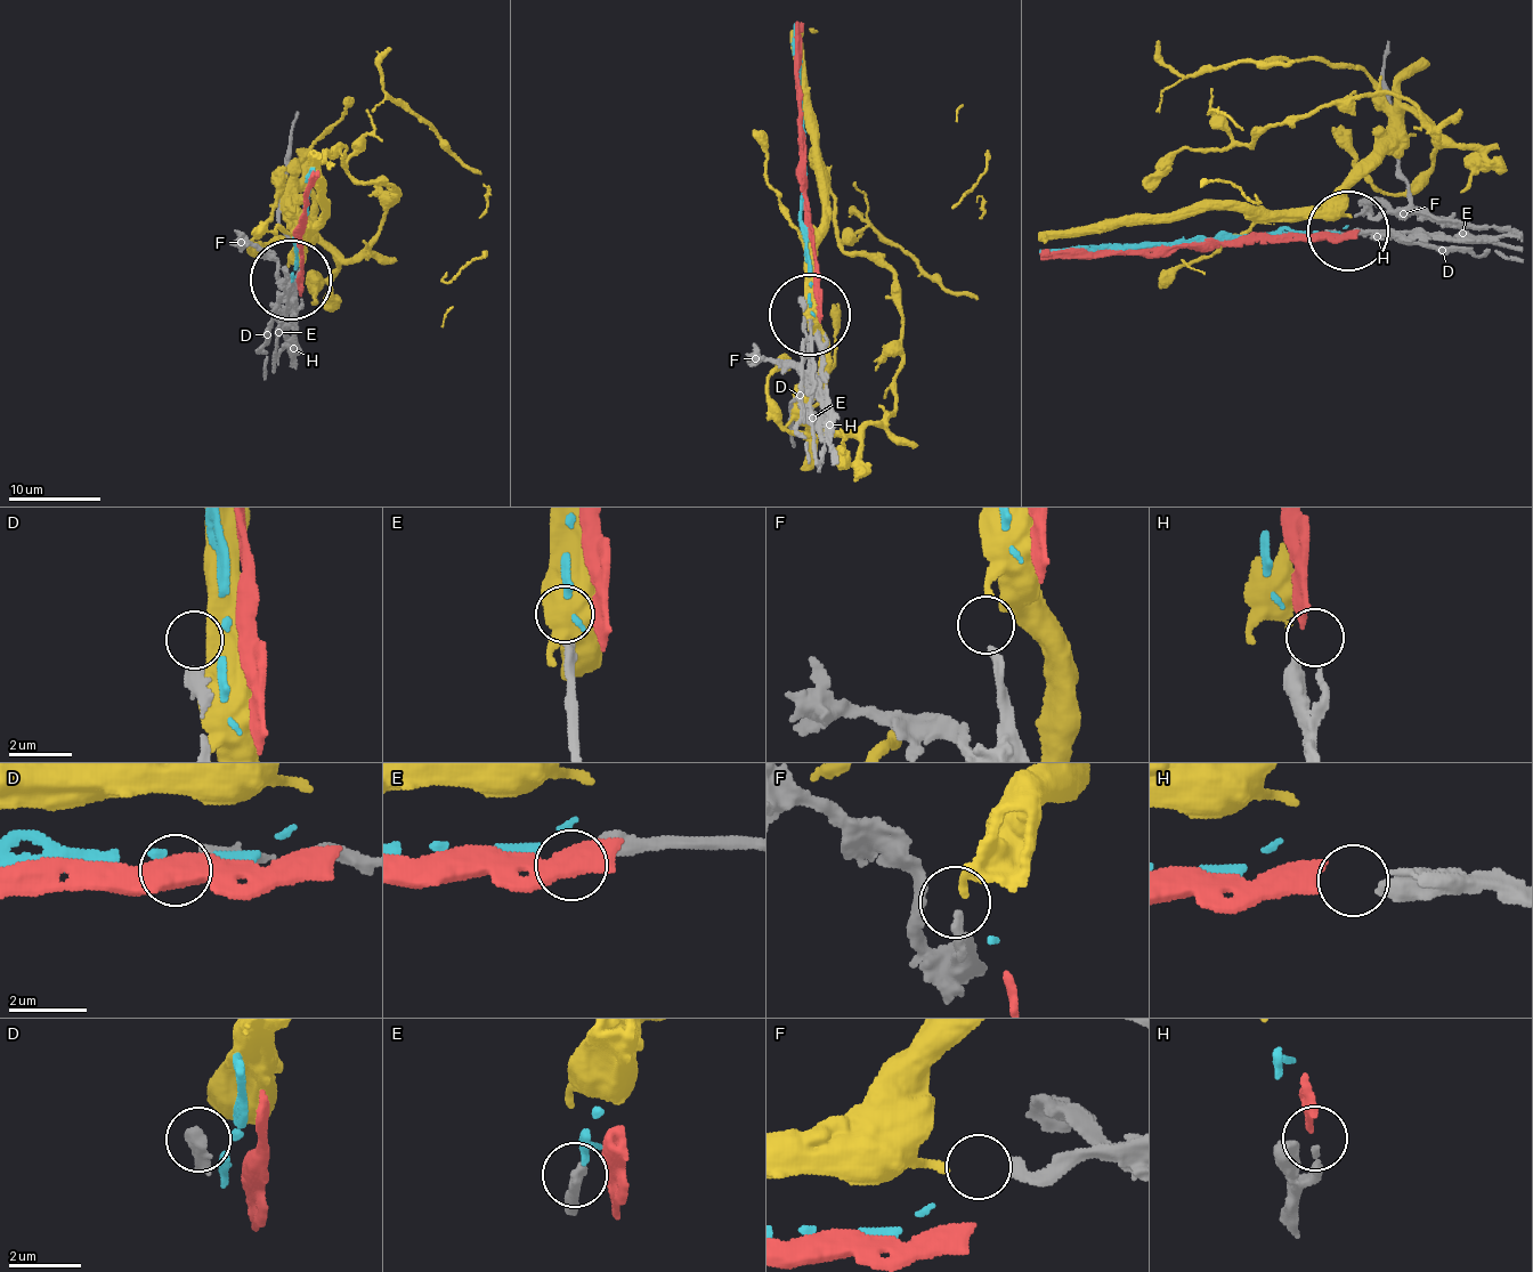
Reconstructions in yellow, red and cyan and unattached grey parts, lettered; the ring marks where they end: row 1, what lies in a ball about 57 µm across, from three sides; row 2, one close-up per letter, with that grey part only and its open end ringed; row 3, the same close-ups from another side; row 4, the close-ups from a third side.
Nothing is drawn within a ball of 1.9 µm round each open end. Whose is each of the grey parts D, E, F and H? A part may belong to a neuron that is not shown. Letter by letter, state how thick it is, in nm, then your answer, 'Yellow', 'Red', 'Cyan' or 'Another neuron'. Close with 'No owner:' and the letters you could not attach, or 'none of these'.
D: Thickness 400 nm. Another neuron
E: Thickness 340 nm. Cyan
F: Thickness 280 nm. Another neuron
H: Thickness 500 nm. Red
No owner: D, F

